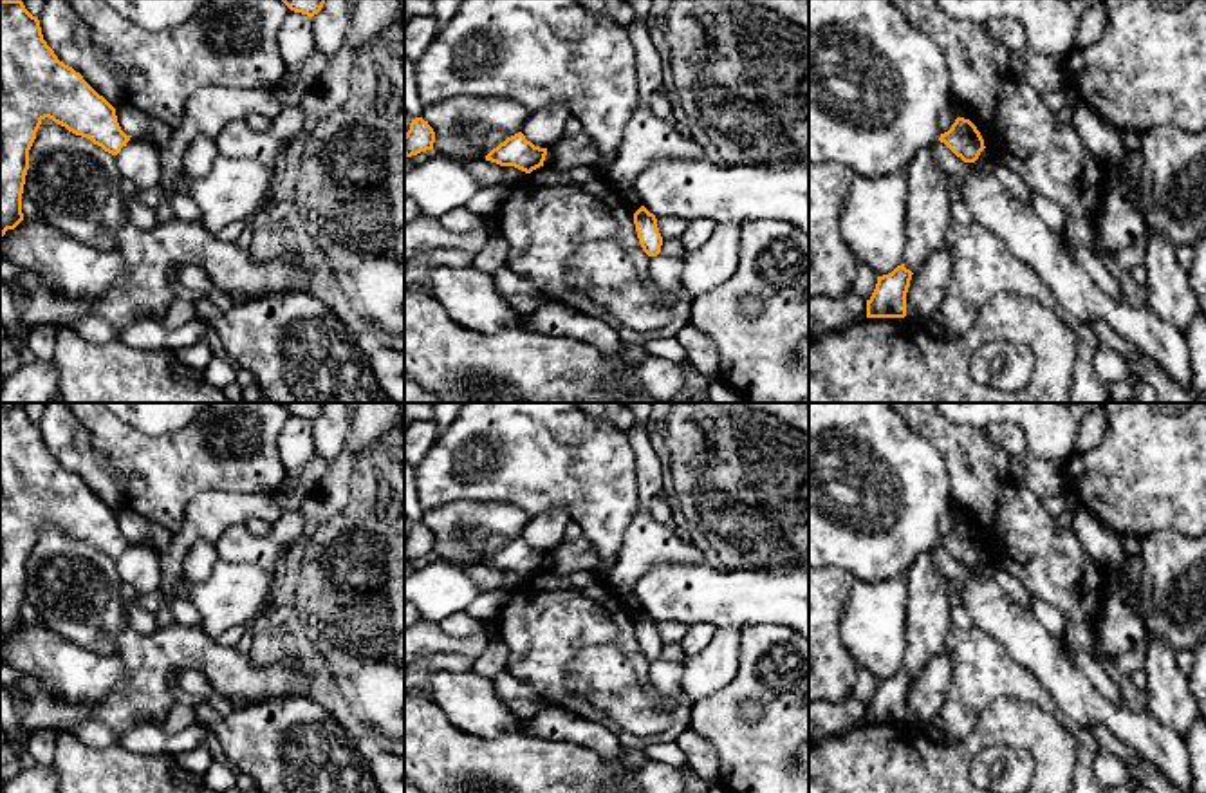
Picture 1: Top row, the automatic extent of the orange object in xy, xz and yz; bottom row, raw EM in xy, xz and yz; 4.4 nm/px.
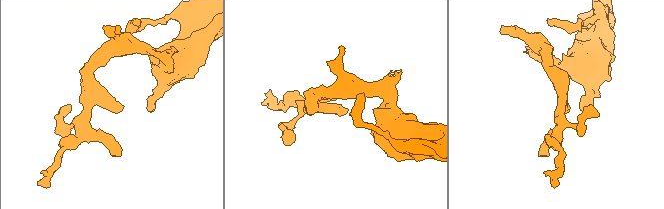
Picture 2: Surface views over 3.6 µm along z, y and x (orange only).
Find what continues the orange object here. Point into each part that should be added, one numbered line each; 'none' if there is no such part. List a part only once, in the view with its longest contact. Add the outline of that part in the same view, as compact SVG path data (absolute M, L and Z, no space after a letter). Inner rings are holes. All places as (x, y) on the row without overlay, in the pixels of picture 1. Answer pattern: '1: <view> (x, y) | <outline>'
none

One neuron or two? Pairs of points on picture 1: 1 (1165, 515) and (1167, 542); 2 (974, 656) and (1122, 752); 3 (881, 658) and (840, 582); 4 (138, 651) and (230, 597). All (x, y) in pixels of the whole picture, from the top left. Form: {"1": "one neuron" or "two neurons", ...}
{"1": "two neurons", "2": "two neurons", "3": "two neurons", "4": "two neurons"}

